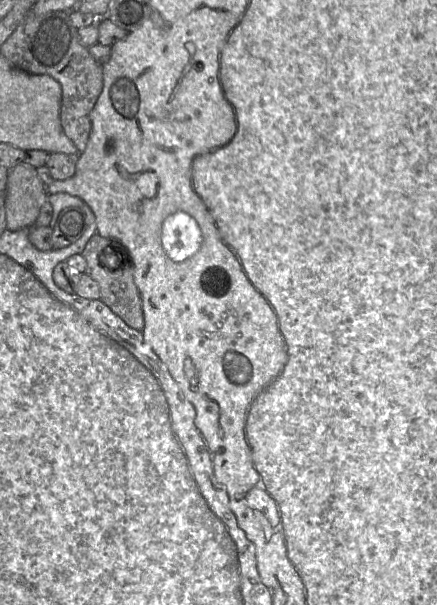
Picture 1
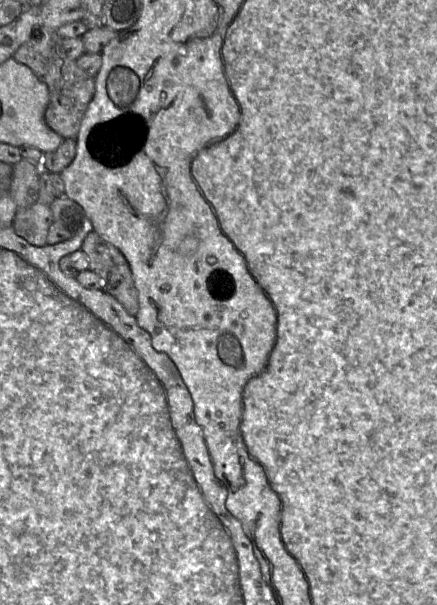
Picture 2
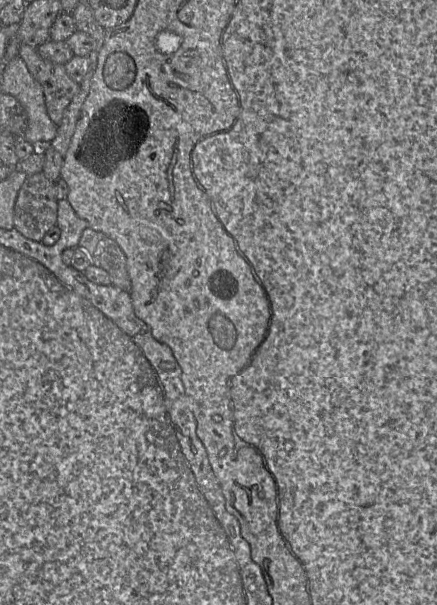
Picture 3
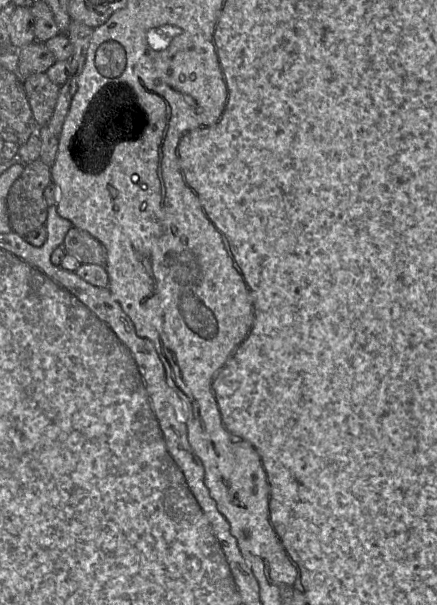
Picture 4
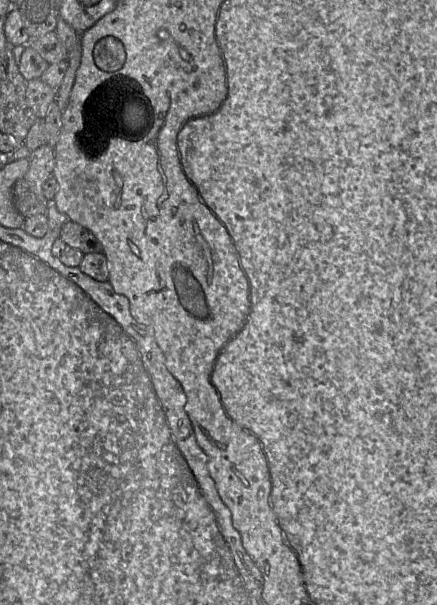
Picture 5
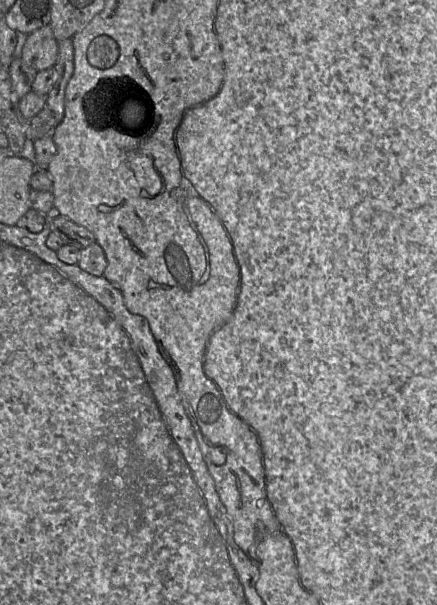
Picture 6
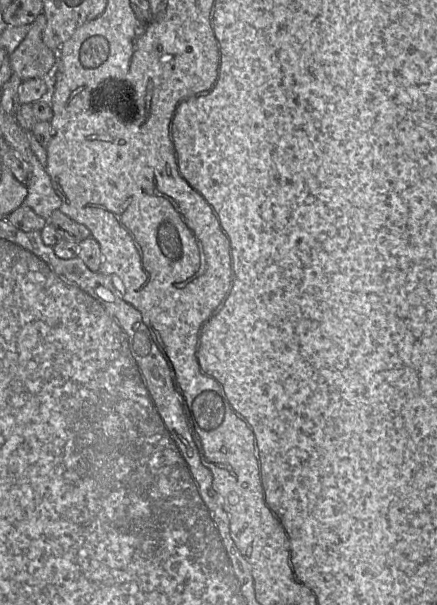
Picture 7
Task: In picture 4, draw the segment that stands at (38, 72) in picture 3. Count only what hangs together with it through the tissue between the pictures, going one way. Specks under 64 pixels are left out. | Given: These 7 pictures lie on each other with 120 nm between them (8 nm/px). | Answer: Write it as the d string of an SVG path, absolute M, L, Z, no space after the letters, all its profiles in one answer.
M46 73L24 78L23 85L36 124L38 127L47 126L54 113L60 86L53 83Z

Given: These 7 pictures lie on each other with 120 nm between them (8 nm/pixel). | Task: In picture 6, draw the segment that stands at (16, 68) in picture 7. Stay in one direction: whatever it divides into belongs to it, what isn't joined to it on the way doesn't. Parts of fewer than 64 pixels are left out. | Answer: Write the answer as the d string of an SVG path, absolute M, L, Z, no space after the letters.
M49 25L27 36L20 58L38 72L54 67L58 58L58 41Z

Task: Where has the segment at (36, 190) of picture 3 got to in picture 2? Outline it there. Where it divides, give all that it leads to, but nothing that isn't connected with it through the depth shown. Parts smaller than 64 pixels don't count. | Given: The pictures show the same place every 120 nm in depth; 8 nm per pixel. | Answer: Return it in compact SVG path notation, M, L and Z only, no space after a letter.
M38 201L17 209L12 227L15 233L35 246L47 245L49 228L53 223L50 206Z

